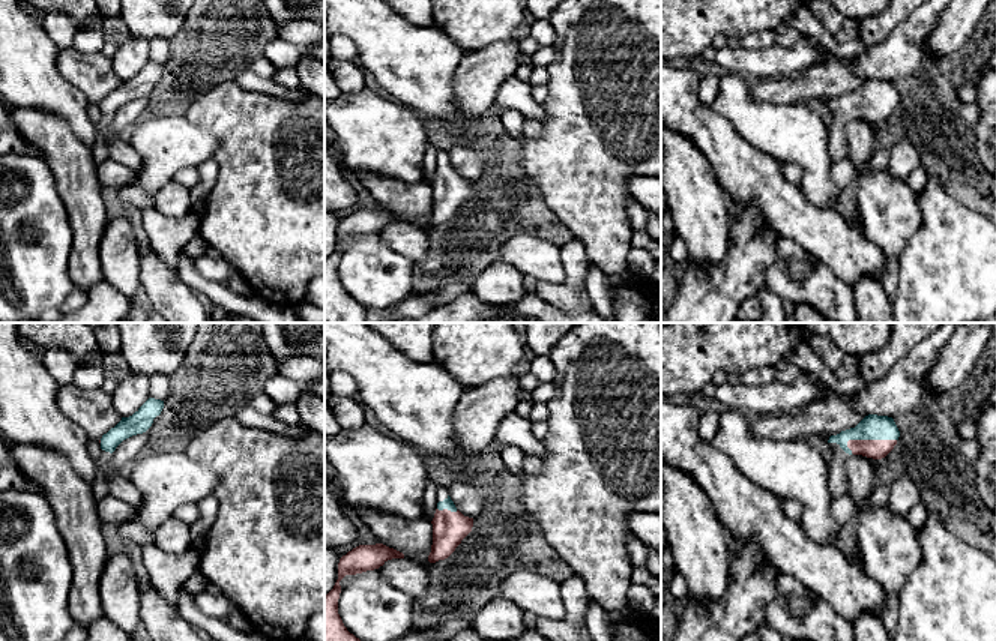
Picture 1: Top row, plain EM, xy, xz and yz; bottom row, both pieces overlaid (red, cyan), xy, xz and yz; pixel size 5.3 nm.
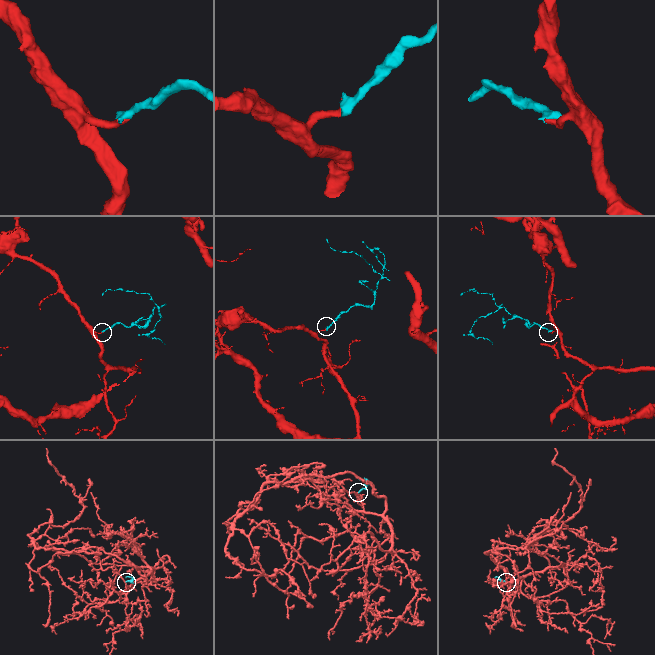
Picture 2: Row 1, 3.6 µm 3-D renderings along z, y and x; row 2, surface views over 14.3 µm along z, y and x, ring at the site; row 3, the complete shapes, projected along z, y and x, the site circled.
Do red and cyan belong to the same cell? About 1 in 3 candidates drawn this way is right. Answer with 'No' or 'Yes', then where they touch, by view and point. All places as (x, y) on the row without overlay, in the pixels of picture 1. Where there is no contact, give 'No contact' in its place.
Yes. Touches red at yz (869, 104)

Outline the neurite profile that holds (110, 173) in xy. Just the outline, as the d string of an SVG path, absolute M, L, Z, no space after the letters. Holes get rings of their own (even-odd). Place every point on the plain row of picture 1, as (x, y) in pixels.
M107 159L105 162L96 167L96 176L101 189L104 189L110 186L132 183L137 179L137 171L122 164L117 164L113 159Z

